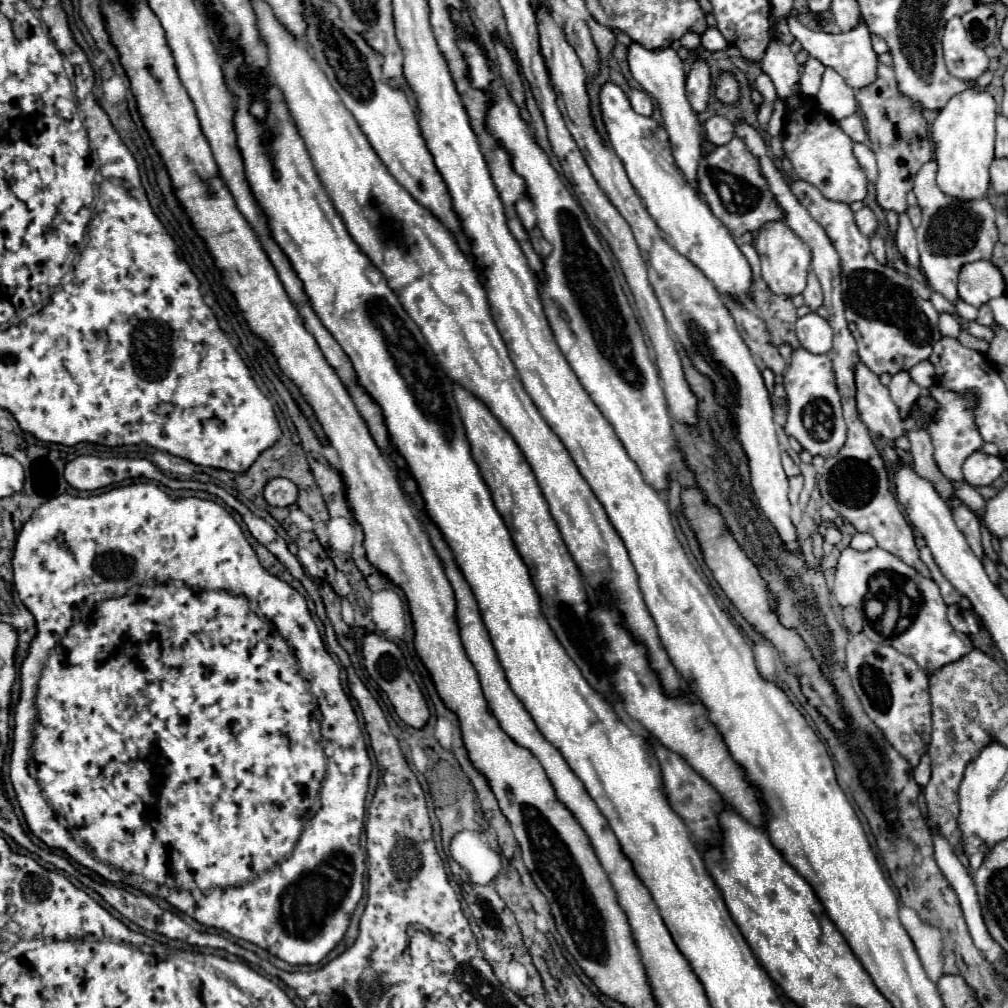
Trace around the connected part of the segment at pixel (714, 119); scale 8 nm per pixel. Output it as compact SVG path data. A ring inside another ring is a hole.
M711 116L711 118L703 124L703 128L705 128L707 140L713 142L715 146L727 144L727 142L735 136L731 120L727 120L727 118L723 118L723 116Z

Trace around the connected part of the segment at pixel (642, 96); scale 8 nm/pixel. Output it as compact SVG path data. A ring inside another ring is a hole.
M633 90L631 96L629 96L629 100L631 100L631 106L633 106L633 110L635 110L637 114L641 114L641 116L651 116L651 112L653 112L653 100L651 100L651 96L649 96L647 92L643 92L643 90Z

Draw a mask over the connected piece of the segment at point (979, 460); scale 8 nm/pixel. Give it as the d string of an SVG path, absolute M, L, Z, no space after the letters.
M981 450L973 452L963 464L965 482L971 486L989 486L1003 474L1003 470L1005 466L999 456L989 456Z

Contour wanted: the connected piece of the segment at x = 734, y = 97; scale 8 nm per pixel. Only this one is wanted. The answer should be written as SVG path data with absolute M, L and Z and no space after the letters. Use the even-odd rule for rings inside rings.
M721 74L719 82L717 82L717 90L715 90L717 98L725 104L733 104L739 100L739 84L733 78L733 74Z

